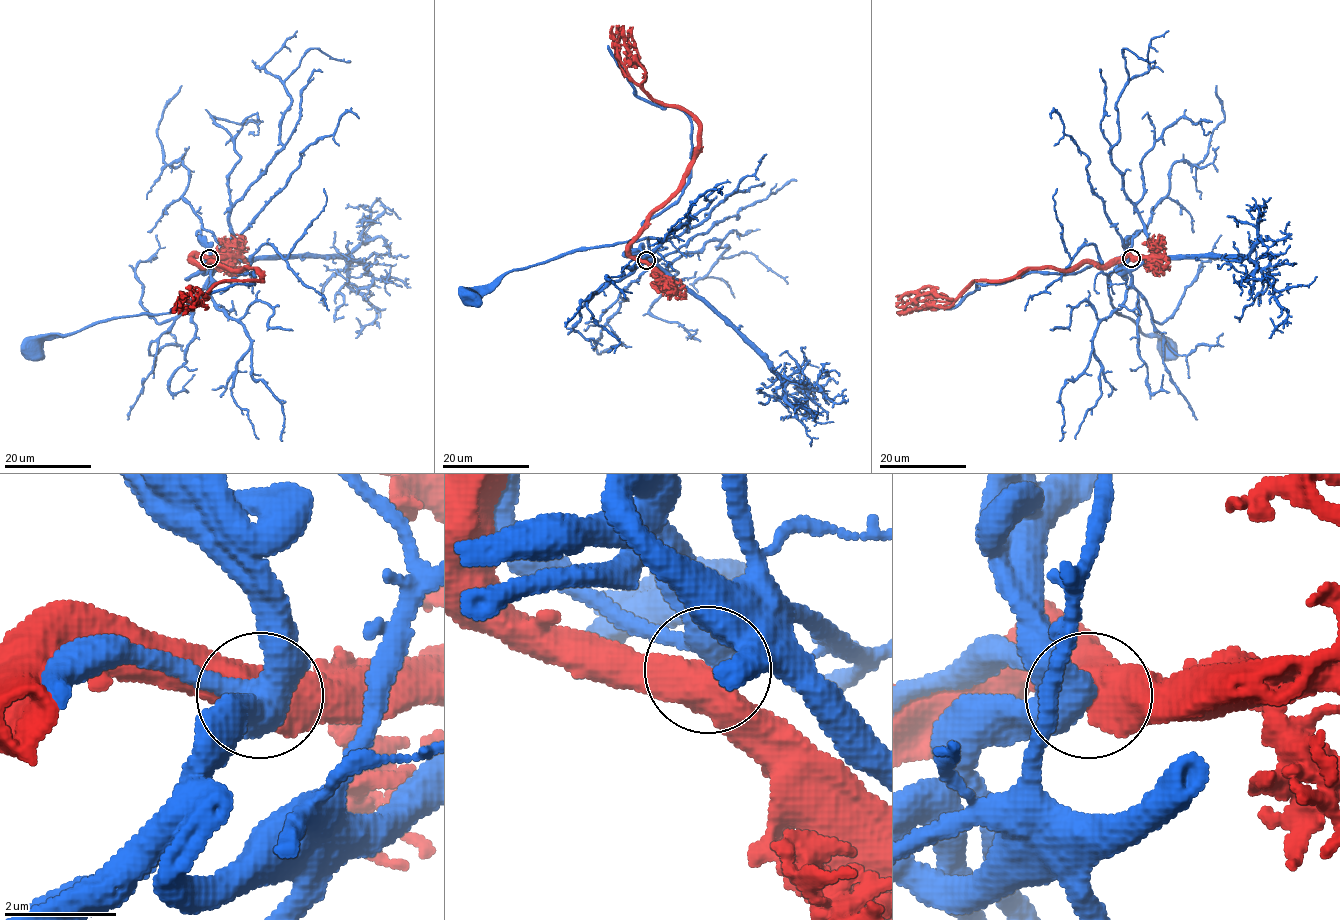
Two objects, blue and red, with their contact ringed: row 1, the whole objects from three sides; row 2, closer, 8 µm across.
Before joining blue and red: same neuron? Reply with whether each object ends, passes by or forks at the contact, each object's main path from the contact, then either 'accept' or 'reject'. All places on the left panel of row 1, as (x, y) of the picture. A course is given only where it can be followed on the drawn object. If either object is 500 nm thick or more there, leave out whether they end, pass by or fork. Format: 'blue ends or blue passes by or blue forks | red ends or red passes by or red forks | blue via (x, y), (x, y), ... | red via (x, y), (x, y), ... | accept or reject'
blue via (209, 258), (202, 272), (212, 268), (209, 291), (192, 302), (46, 335), (34, 347) | red via (209, 258), (193, 256), (200, 265), (255, 268), (261, 280), (223, 280), (200, 300), (186, 297) | reject

